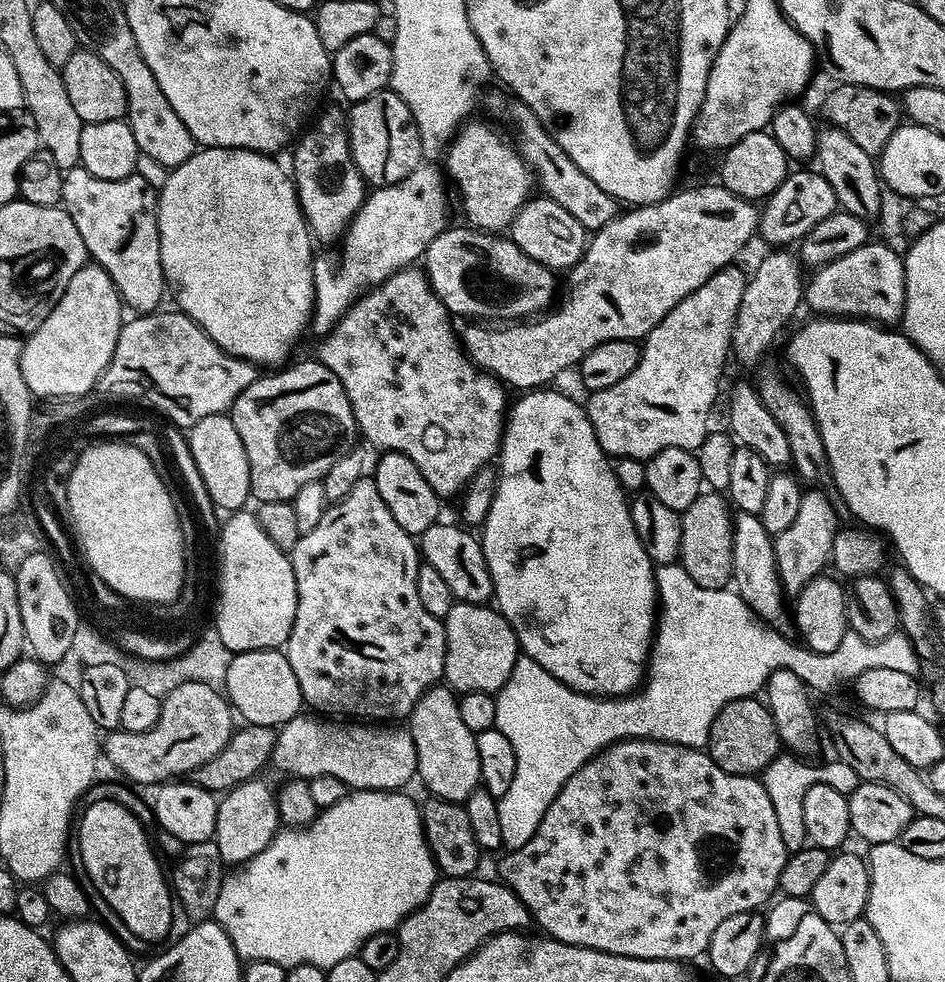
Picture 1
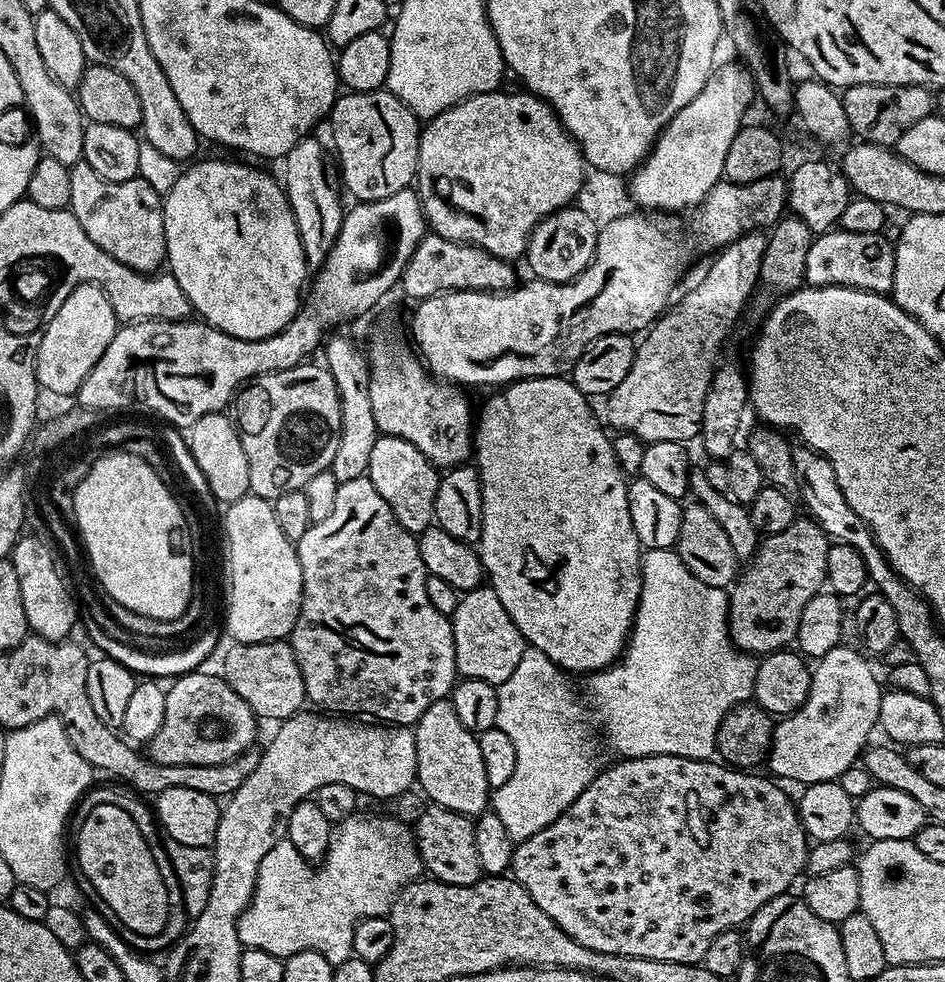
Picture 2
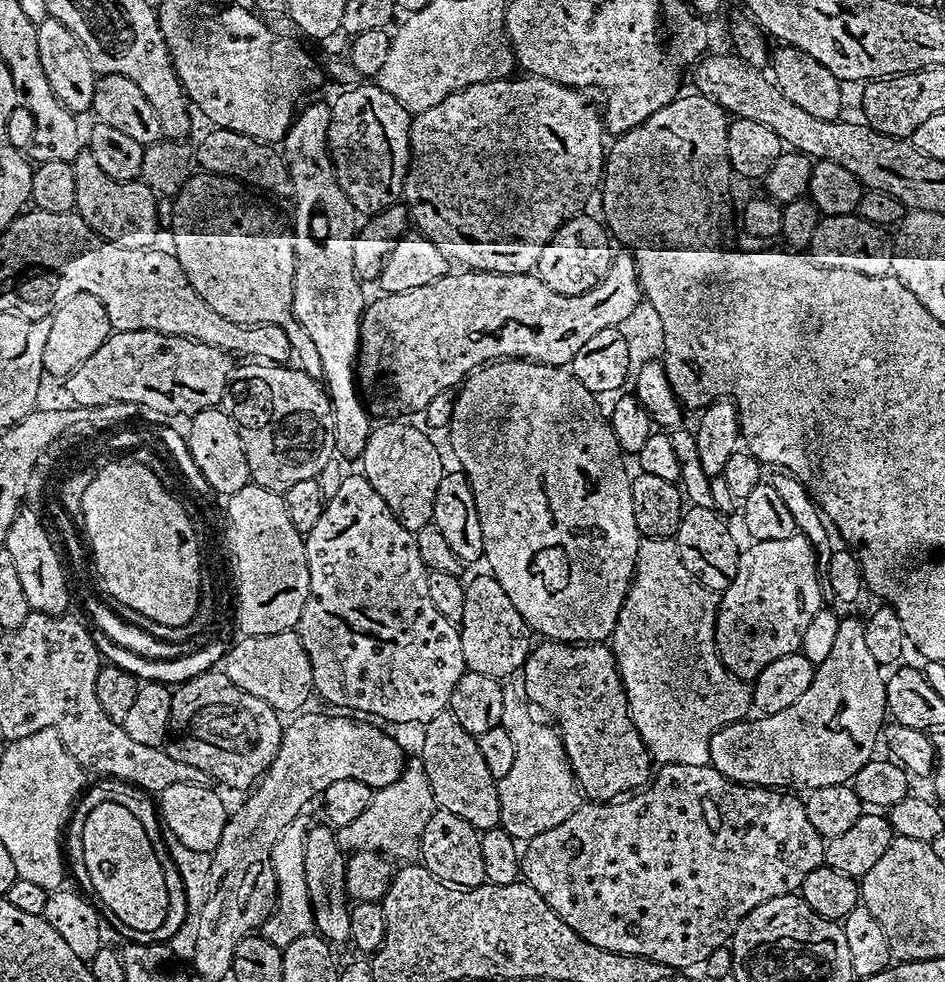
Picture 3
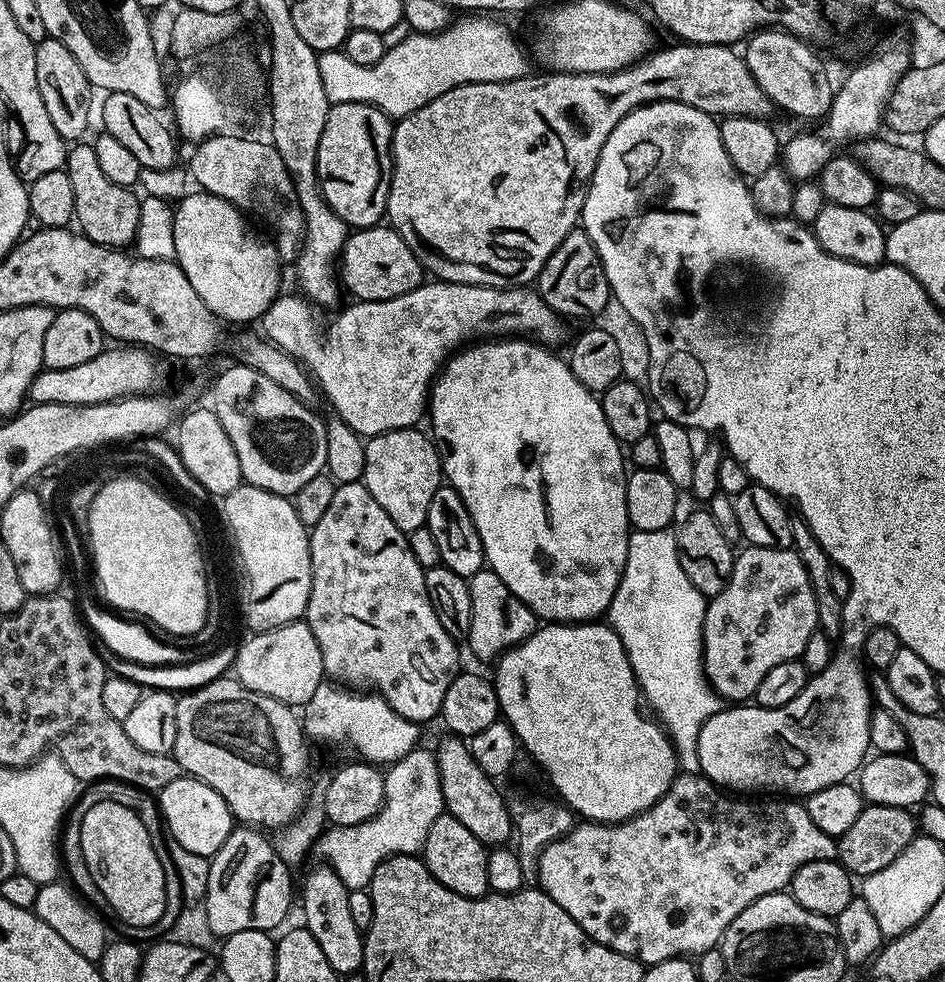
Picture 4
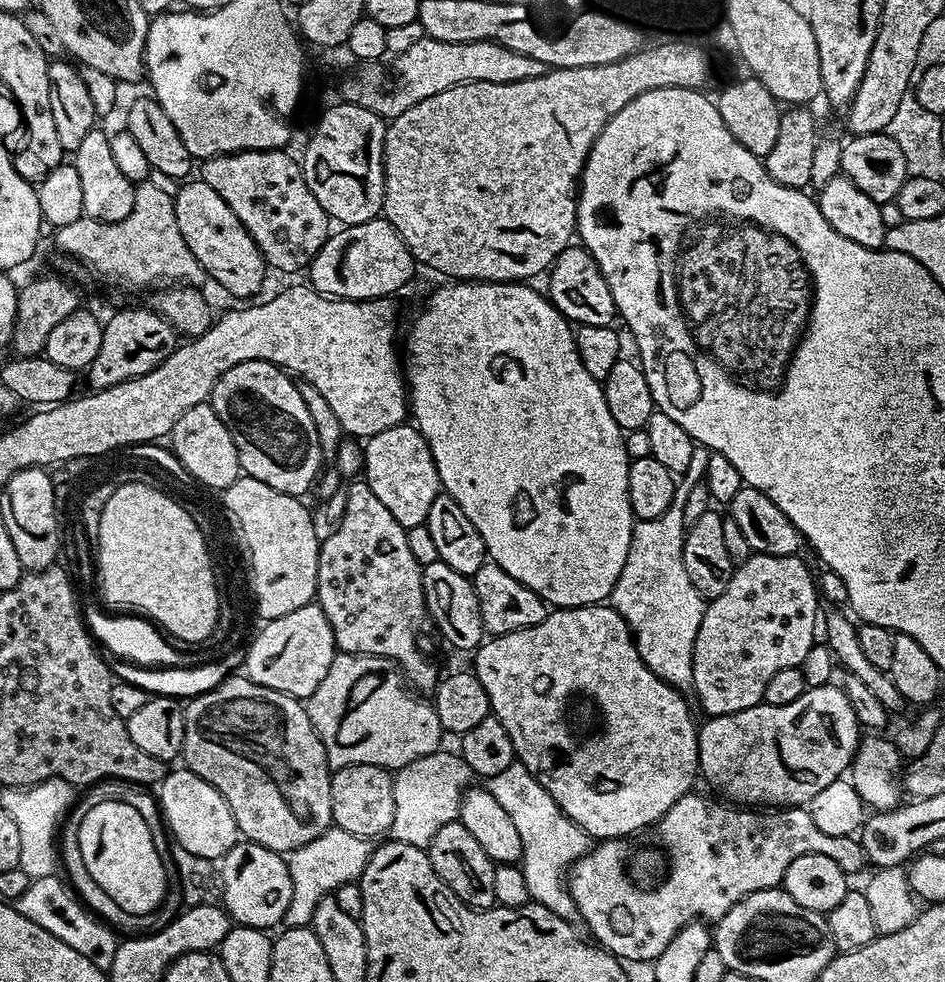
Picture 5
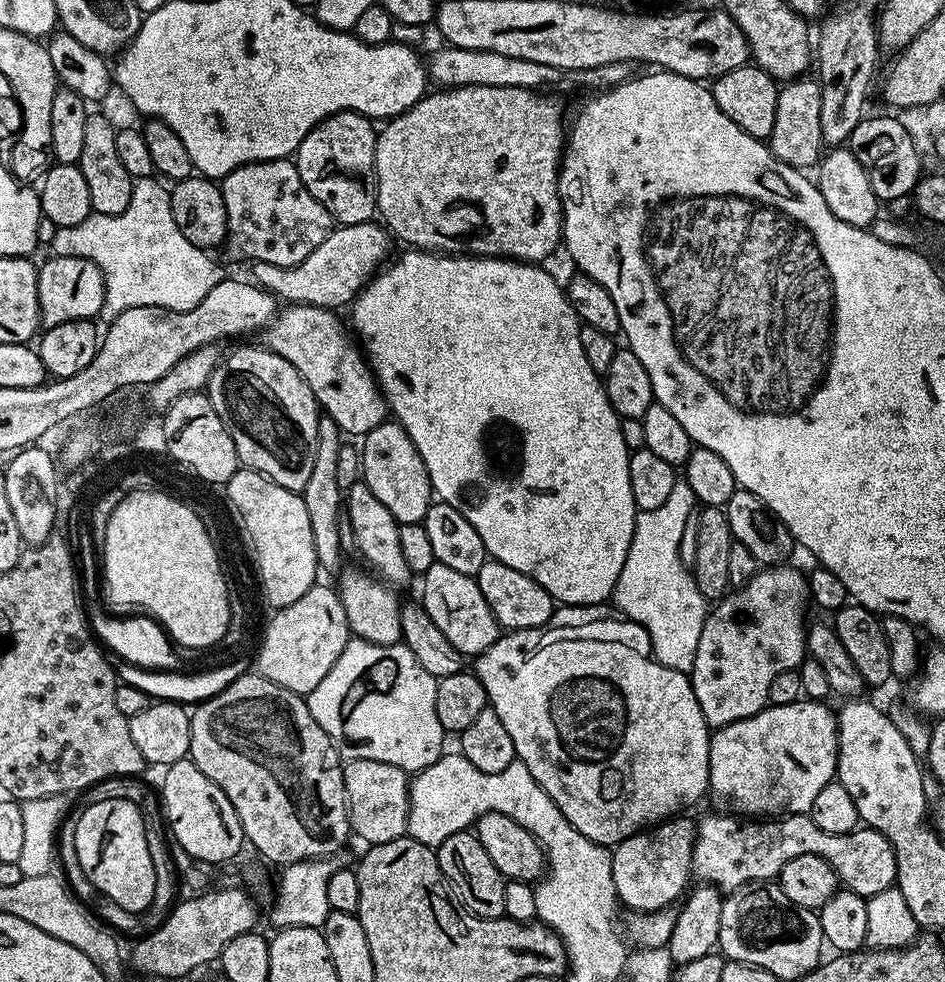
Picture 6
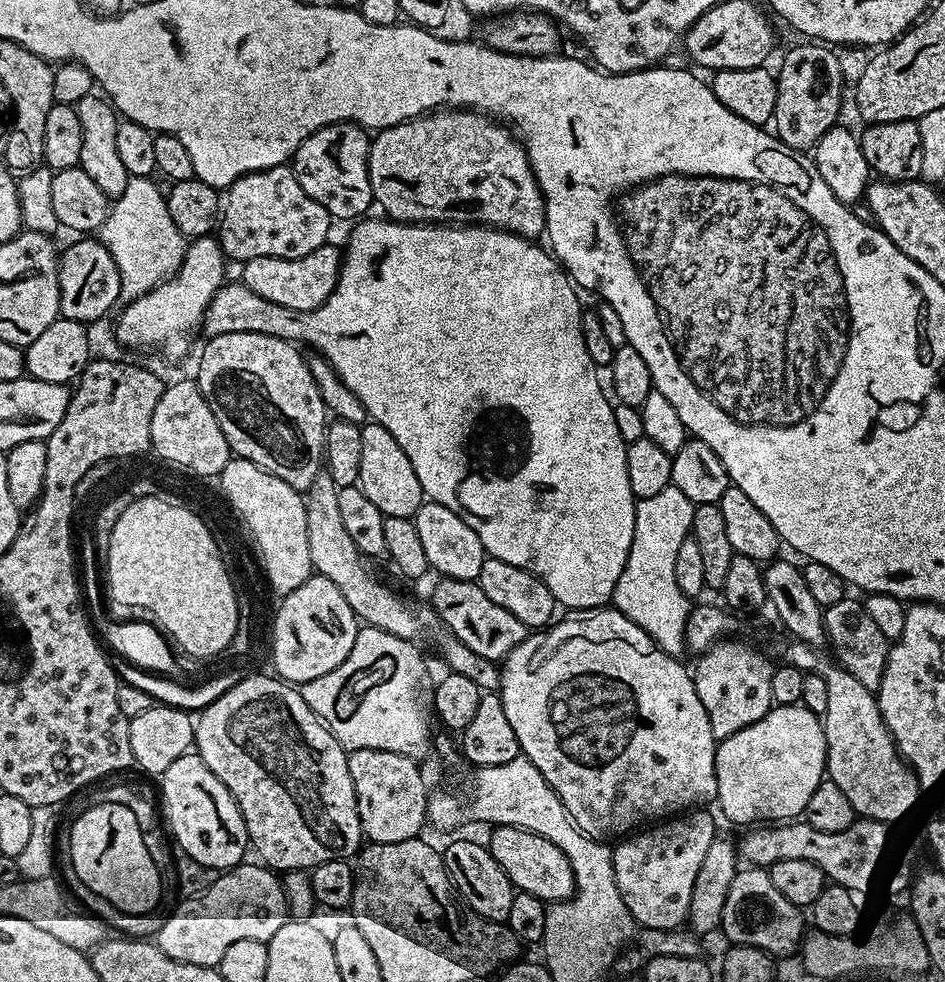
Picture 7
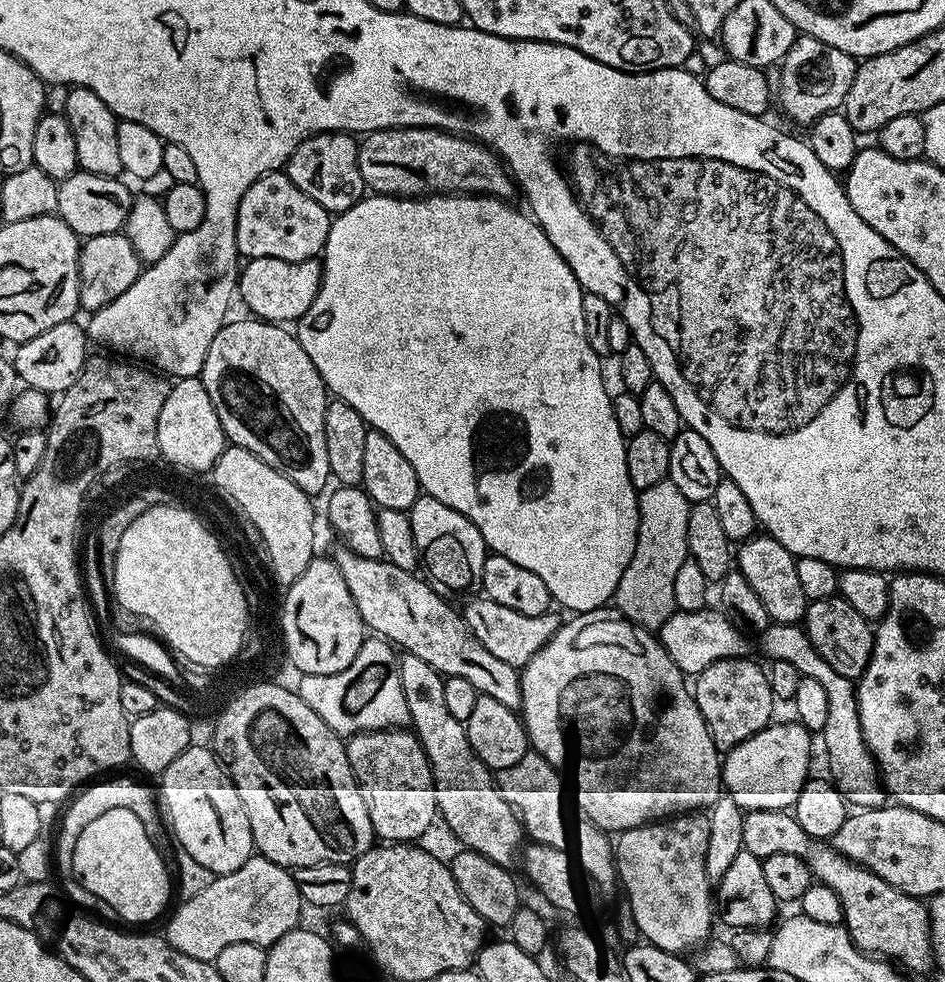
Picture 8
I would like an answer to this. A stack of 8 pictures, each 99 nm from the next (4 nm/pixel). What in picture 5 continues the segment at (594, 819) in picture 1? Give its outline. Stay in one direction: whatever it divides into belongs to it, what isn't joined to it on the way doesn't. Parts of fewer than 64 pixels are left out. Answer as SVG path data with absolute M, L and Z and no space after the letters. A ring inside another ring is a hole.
M689 794L683 796L682 798L678 798L678 802L674 802L674 806L670 806L670 810L666 810L666 814L662 817L658 825L658 831L660 831L660 840L664 845L662 845L662 851L666 857L666 871L663 873L661 882L657 888L644 888L648 886L641 886L633 877L630 875L630 852L628 854L628 848L623 839L618 840L602 840L599 841L595 846L589 847L588 852L581 858L581 860L576 861L575 864L572 865L567 877L566 883L568 886L568 892L574 898L574 902L576 903L576 911L578 913L579 919L582 921L584 919L585 924L588 926L589 930L592 931L591 939L595 941L599 947L604 948L608 952L612 953L613 956L619 958L621 961L629 962L628 960L648 960L647 962L654 962L658 957L662 954L662 950L666 950L666 946L670 946L670 938L674 938L674 934L678 934L678 930L682 930L684 926L689 924L690 922L694 922L695 920L703 920L705 922L715 922L717 920L722 919L728 911L735 906L738 902L742 902L742 898L746 898L750 894L754 894L758 890L766 890L767 888L779 888L783 885L784 875L786 874L786 866L790 866L790 862L794 862L794 858L802 858L802 854L826 854L826 858L834 858L834 862L838 862L838 866L842 866L842 870L849 874L855 874L856 871L859 870L860 867L865 867L866 861L864 858L864 851L862 850L862 846L860 845L859 839L850 837L850 836L835 836L834 834L822 834L822 830L818 830L818 826L814 826L814 818L810 818L810 814L808 813L807 807L797 806L797 807L781 807L779 810L749 810L744 806L732 806L734 808L727 808L724 804L715 804L712 800L707 800L704 796L696 796L697 794Z

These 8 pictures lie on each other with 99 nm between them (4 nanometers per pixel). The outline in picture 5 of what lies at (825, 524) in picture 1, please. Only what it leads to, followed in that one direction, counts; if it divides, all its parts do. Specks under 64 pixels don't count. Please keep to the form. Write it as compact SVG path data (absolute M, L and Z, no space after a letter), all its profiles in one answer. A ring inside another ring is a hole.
M755 553L746 562L735 565L730 583L726 585L726 590L718 594L718 598L708 600L704 613L702 614L702 626L698 626L698 634L694 638L694 654L692 655L692 683L691 687L696 688L696 696L700 699L700 704L705 708L709 717L720 715L732 715L738 711L750 710L756 704L763 701L766 694L766 682L778 674L778 670L790 670L799 668L800 663L810 654L812 645L818 640L818 616L816 620L816 611L820 604L816 601L816 584L812 581L812 572L806 565L800 561L799 555L795 556L771 556L770 554Z

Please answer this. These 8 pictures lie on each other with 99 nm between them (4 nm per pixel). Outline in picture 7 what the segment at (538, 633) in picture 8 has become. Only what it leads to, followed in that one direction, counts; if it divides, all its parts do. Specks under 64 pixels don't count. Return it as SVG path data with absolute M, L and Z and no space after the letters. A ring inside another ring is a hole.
M447 578L439 582L441 584L432 592L430 606L438 613L440 621L455 634L458 642L462 642L462 646L470 646L474 654L487 660L503 661L510 650L514 650L514 646L518 646L530 634L530 629L518 622L510 610L502 610L502 606L490 602L479 583Z

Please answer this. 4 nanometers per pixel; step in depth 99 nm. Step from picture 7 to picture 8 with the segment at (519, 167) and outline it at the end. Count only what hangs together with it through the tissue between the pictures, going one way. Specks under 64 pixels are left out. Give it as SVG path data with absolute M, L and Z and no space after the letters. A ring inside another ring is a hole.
M383 128L367 133L359 141L358 166L365 185L381 196L419 198L433 194L479 194L482 196L511 197L514 181L504 166L504 161L488 147L470 140L467 136L454 136L439 128Z

